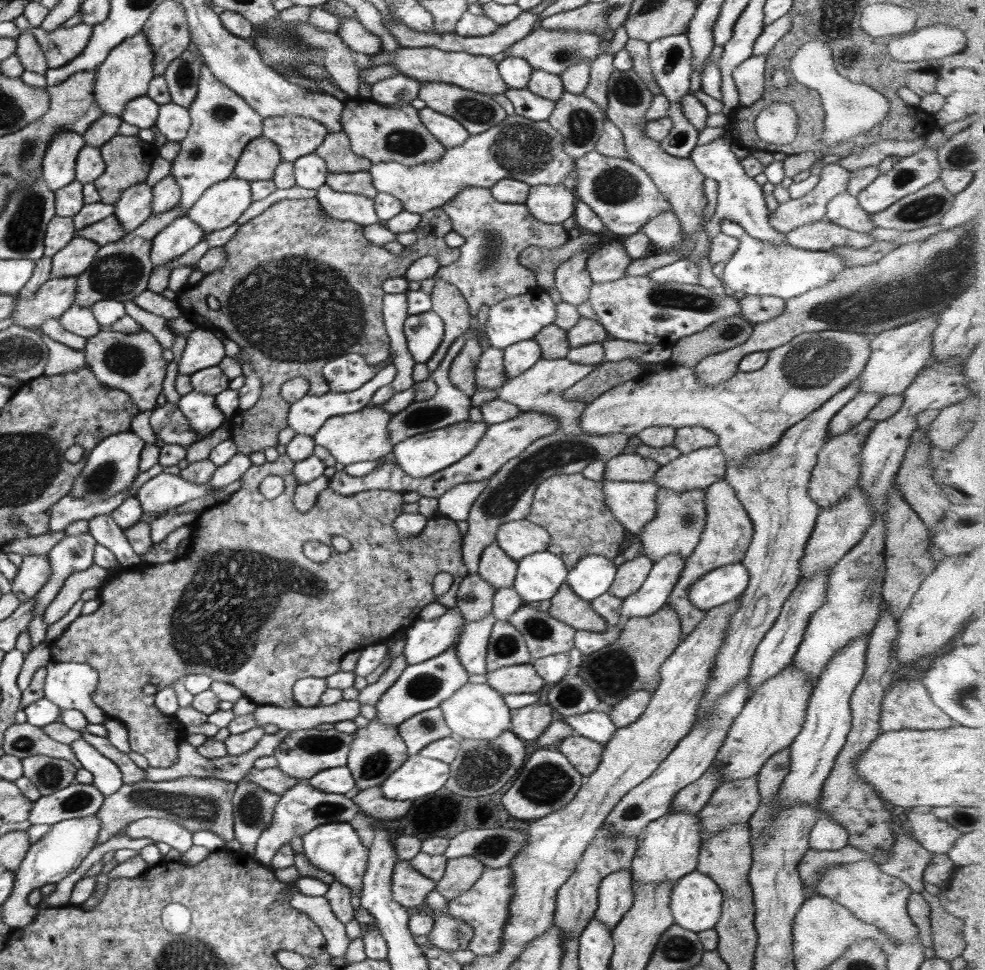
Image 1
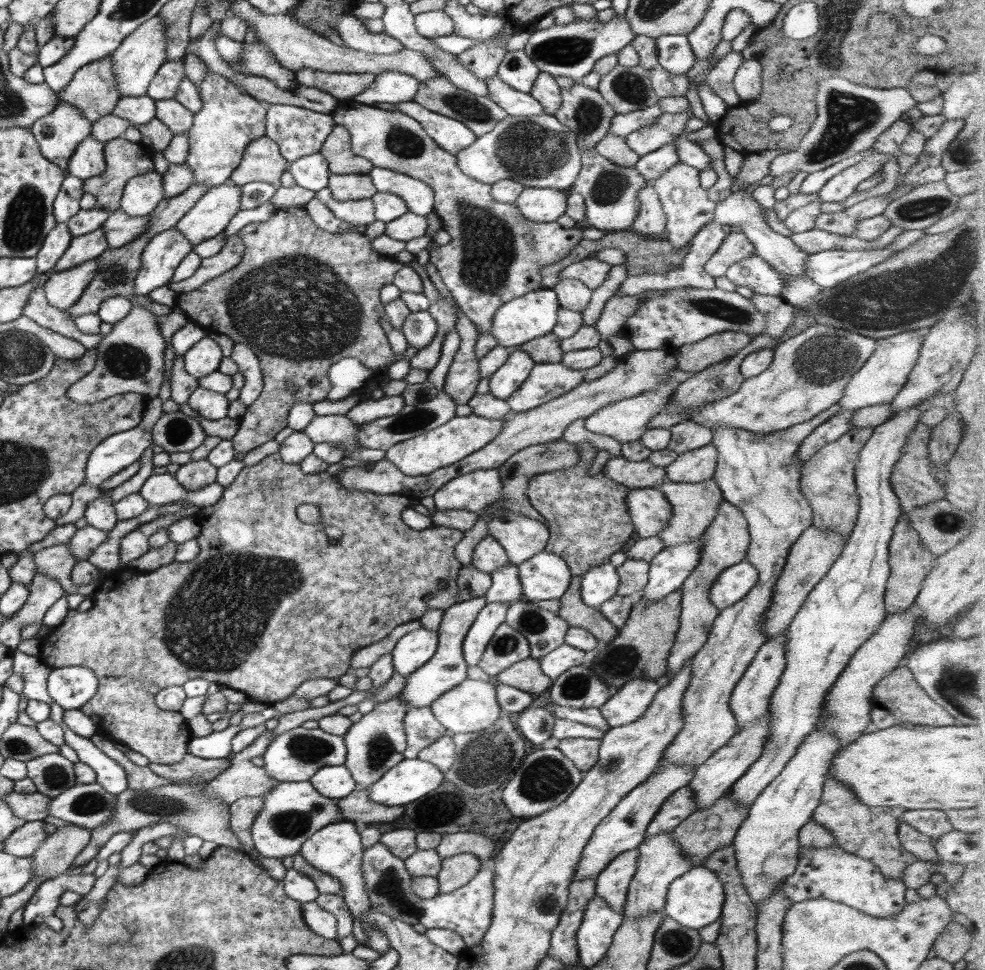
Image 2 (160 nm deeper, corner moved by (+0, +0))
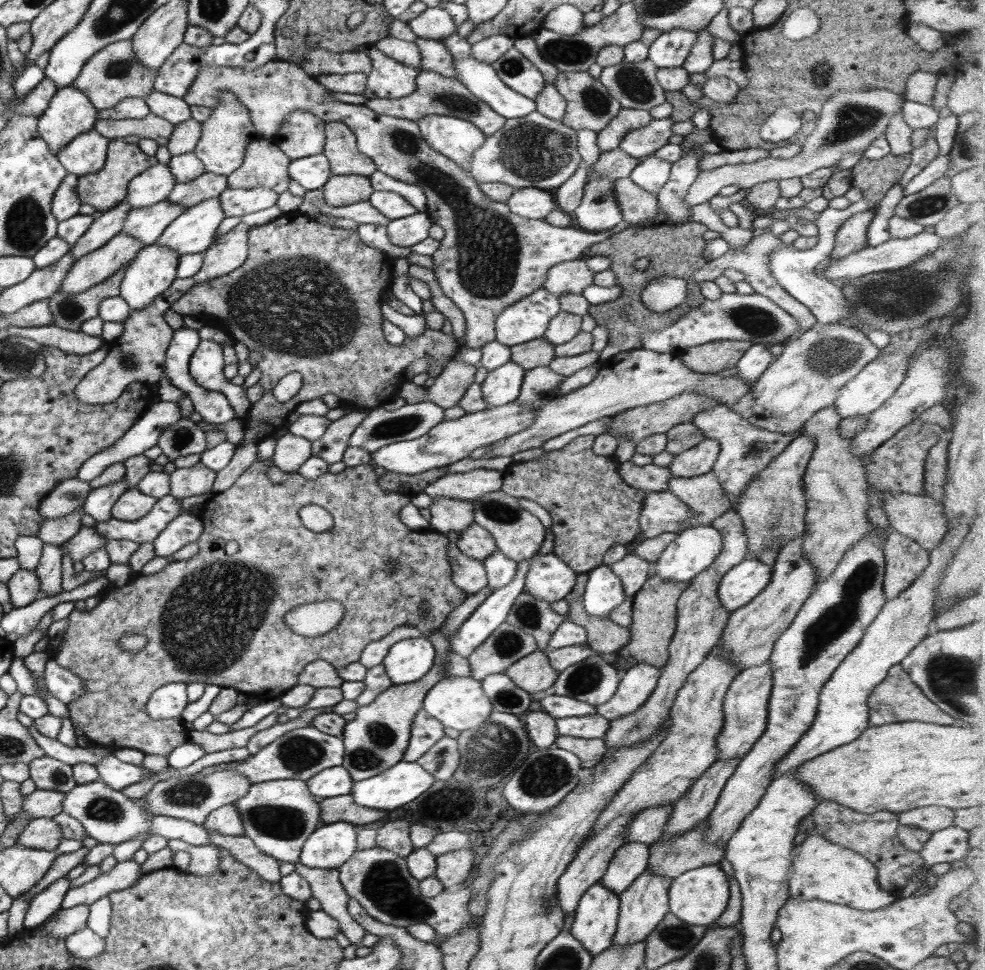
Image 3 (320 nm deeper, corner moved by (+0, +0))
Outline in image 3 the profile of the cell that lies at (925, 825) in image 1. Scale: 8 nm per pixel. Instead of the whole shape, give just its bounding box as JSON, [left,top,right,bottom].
[897,806,955,833]

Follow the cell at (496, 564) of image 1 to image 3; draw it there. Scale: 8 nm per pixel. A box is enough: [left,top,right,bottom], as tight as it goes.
[456,524,496,562]

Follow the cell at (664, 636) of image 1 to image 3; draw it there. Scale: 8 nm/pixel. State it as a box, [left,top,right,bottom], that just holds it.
[612,573,689,672]

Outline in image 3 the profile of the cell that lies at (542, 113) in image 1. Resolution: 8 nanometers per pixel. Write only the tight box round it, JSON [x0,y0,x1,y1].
[442,32,536,119]

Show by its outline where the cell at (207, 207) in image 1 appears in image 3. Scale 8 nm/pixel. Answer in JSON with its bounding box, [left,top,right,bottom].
[155,196,225,255]

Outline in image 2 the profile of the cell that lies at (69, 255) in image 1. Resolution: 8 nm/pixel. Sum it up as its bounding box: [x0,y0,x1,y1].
[52,227,108,272]

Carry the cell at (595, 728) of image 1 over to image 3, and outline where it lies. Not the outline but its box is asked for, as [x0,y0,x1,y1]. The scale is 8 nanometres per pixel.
[531,692,597,718]

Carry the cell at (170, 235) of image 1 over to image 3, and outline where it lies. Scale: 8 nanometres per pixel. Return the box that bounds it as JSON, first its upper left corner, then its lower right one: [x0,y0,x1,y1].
[119,244,180,311]

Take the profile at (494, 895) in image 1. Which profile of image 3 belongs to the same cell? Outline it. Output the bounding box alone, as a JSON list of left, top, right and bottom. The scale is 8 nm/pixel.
[338,846,480,937]

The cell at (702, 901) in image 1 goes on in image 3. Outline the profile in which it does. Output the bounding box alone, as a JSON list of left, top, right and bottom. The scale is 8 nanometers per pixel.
[669,864,729,927]

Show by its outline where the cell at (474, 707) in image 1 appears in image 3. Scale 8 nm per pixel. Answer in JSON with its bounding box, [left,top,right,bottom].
[423,675,493,733]

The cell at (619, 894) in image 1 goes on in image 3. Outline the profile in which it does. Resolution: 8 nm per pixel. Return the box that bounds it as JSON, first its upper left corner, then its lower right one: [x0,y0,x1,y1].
[600,842,649,895]

